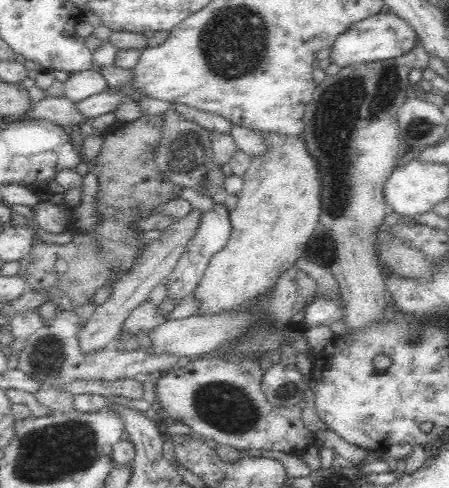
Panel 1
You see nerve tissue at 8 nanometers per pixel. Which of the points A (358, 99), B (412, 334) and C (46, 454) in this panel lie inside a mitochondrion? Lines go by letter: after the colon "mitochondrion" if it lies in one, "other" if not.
A: mitochondrion
B: mitochondrion
C: mitochondrion

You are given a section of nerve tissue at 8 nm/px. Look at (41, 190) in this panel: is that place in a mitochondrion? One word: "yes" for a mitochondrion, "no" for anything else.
no

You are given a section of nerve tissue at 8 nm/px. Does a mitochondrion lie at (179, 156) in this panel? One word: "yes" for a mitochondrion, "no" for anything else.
yes

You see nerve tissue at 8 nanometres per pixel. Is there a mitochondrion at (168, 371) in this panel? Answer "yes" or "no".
no

